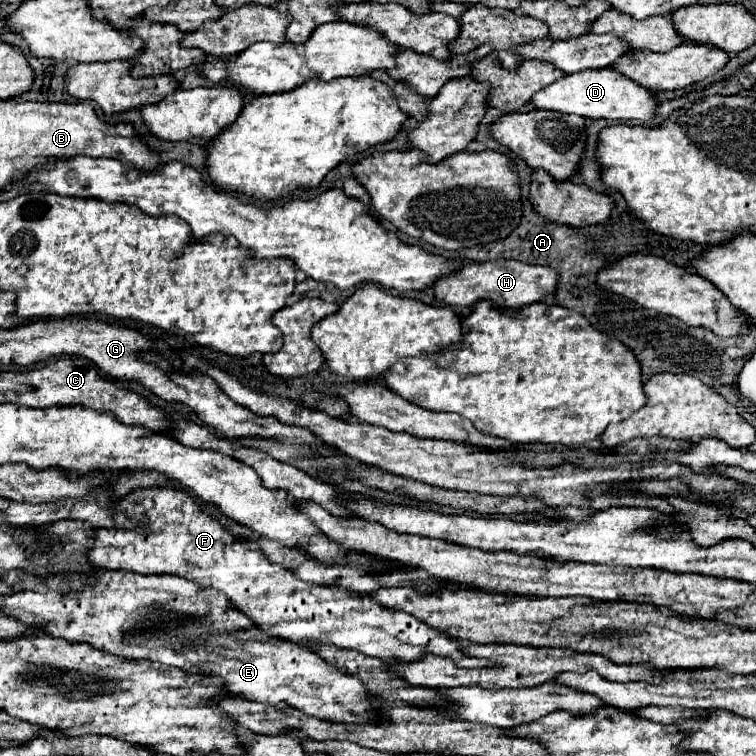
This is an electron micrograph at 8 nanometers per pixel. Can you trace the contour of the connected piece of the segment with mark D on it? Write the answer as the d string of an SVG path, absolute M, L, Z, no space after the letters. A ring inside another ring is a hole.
M597 69L597 71L579 71L573 75L565 75L551 83L549 87L535 93L531 103L537 109L551 109L561 113L575 113L589 119L609 119L609 121L651 121L657 115L657 97L653 91L641 87L639 83L631 81L623 73L615 69Z

